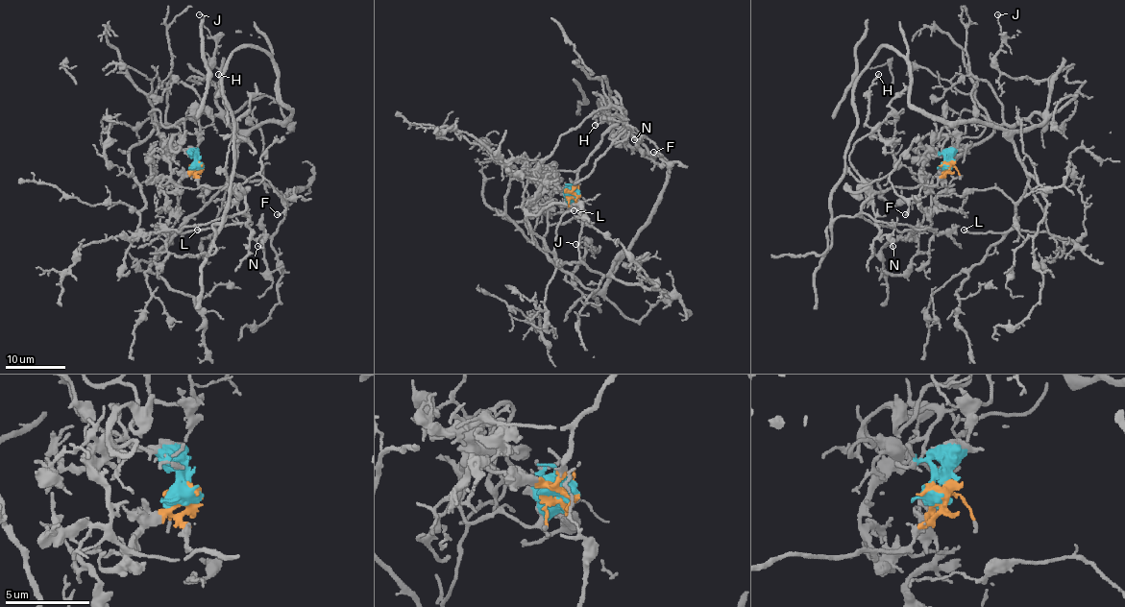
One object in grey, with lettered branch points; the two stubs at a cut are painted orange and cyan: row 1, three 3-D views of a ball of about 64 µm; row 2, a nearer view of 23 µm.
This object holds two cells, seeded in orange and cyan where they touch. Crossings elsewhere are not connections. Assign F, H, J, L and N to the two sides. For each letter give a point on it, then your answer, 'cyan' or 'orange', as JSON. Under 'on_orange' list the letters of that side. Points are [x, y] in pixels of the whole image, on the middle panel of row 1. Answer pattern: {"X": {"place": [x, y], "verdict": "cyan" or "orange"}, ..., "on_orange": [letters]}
{"F": {"place": [653, 152], "verdict": "orange"}, "H": {"place": [595, 125], "verdict": "orange"}, "J": {"place": [575, 244], "verdict": "cyan"}, "L": {"place": [574, 210], "verdict": "cyan"}, "N": {"place": [634, 139], "verdict": "orange"}, "on_orange": ["F", "H", "N"]}

